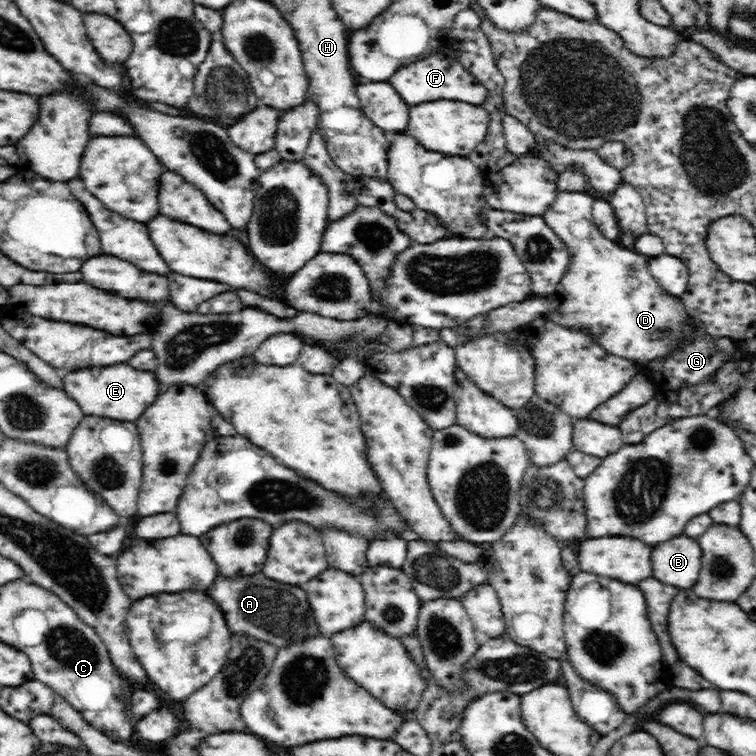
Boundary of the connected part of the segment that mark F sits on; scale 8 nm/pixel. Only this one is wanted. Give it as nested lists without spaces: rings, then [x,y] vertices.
[[[440,46],[426,58],[404,66],[402,70],[396,72],[396,78],[388,80],[388,83],[392,82],[391,85],[400,93],[400,97],[410,106],[432,102],[434,99],[460,99],[462,102],[478,106],[484,104],[488,98],[488,89],[484,83],[478,81],[462,66],[462,63],[458,62],[458,59],[448,56],[444,50],[446,48]]]

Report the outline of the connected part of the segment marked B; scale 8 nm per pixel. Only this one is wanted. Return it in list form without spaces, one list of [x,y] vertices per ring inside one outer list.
[[[684,534],[658,544],[656,554],[652,554],[653,577],[678,589],[692,589],[696,585],[701,565],[698,540]]]

